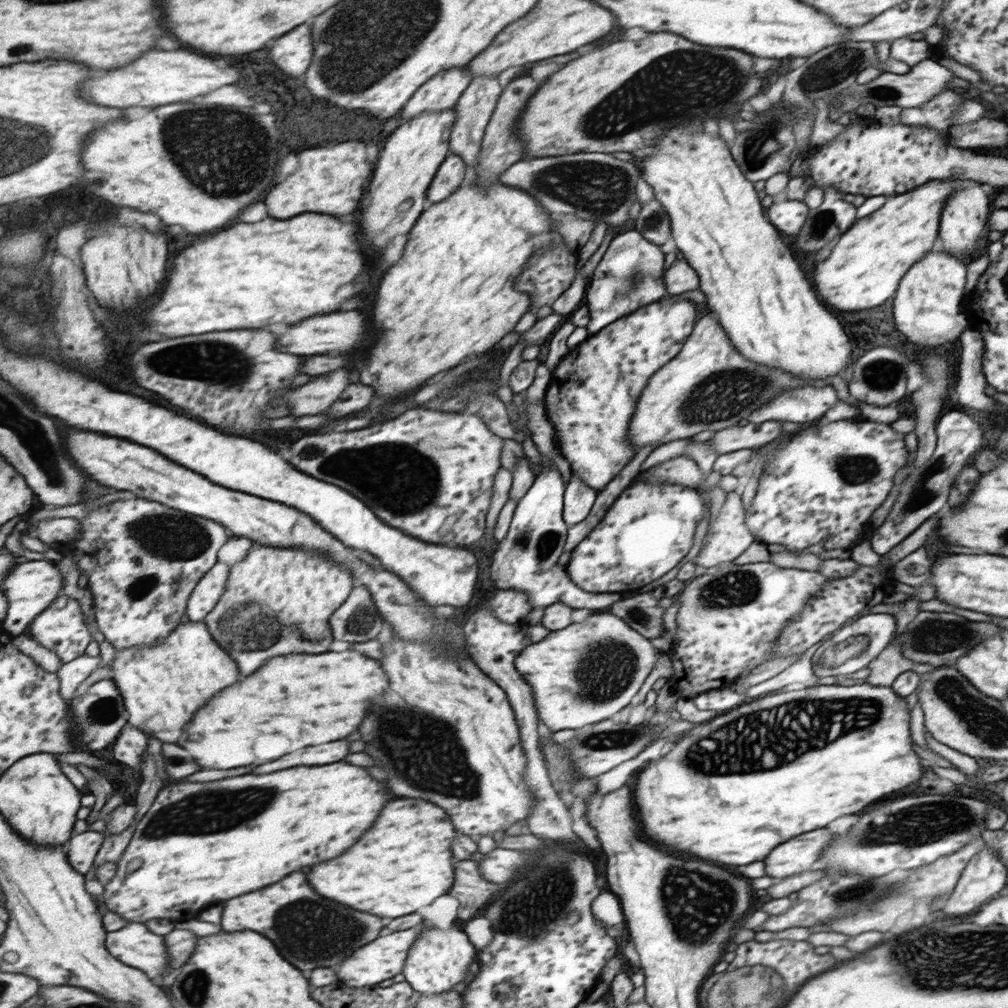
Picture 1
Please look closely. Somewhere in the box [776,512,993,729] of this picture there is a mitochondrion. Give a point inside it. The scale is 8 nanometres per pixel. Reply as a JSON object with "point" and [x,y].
{"point":[934,635]}

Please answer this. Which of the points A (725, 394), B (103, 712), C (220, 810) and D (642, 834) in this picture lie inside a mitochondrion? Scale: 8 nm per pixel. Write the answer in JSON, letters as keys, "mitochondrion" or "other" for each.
{"A":"mitochondrion","B":"mitochondrion","C":"mitochondrion","D":"other"}

